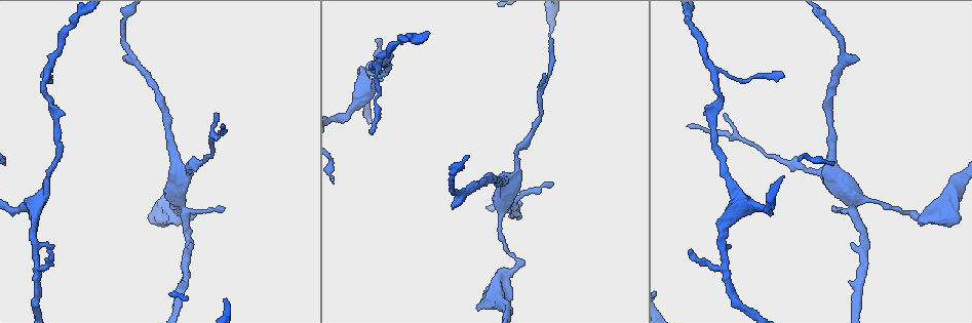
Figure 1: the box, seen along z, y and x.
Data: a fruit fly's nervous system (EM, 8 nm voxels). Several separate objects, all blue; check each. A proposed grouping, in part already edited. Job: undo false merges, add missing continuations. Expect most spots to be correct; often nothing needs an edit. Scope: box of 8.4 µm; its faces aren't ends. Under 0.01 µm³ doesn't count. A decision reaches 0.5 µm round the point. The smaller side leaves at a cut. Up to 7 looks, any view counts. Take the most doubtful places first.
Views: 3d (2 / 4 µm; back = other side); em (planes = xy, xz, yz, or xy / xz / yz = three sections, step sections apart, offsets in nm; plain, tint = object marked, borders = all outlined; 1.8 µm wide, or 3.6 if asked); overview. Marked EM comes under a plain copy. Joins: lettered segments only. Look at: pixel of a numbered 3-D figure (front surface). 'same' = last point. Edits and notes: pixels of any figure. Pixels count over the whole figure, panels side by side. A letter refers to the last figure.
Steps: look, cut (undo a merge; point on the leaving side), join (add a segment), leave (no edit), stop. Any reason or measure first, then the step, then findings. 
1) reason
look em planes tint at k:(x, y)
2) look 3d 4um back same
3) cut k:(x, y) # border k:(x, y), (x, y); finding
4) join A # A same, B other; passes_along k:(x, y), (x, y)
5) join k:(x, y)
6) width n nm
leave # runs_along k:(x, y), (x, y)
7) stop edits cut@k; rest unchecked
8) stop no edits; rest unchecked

a fork
look em xz step 4 tint at 1:(714, 71)

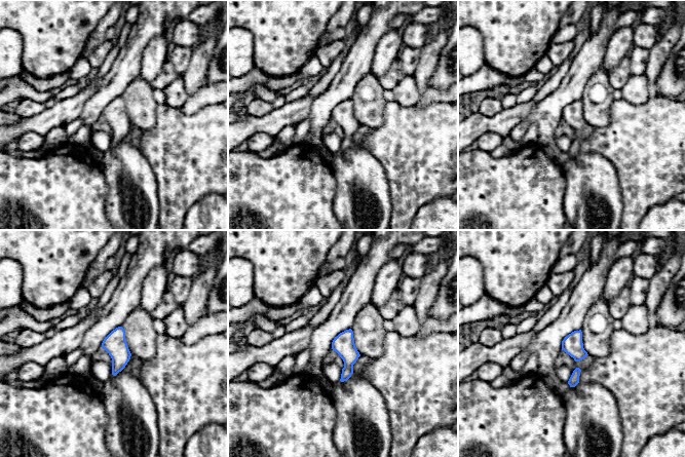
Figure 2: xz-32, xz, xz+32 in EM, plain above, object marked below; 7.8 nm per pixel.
another direction
look em planes tint same

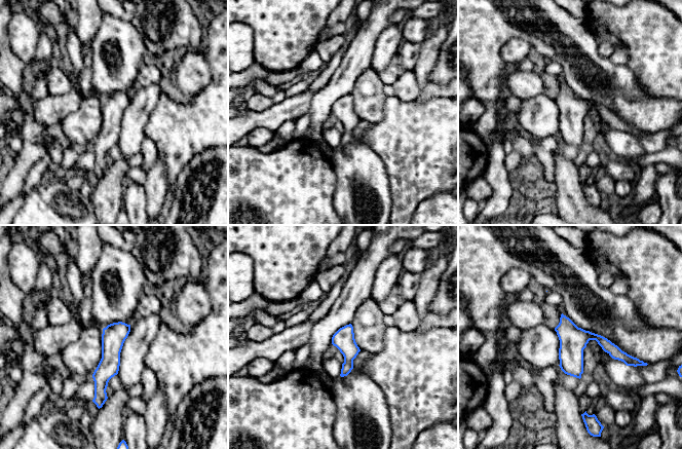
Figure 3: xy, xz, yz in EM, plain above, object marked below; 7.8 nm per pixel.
look em planes borders same

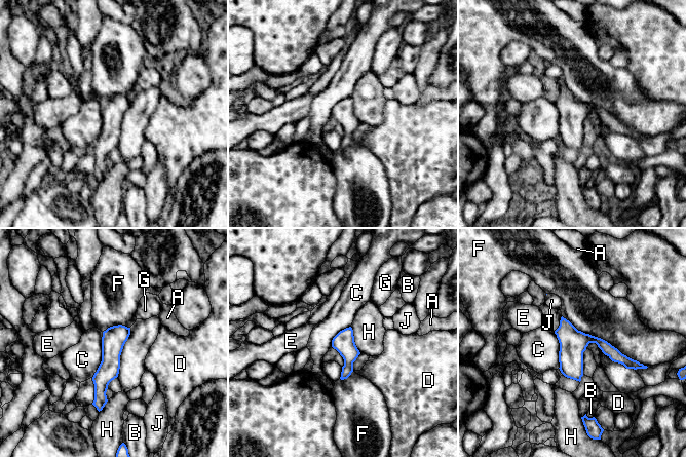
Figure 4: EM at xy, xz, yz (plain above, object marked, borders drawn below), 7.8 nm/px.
longest_contact F 750 nm
leave # A other, B other, C other, D other, E other, F other, G other, H other, J other; runs_along 4:(563, 320), (631, 365); all the same cell

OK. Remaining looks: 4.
free end
look em yz step 4 borders at 1:(478, 307)

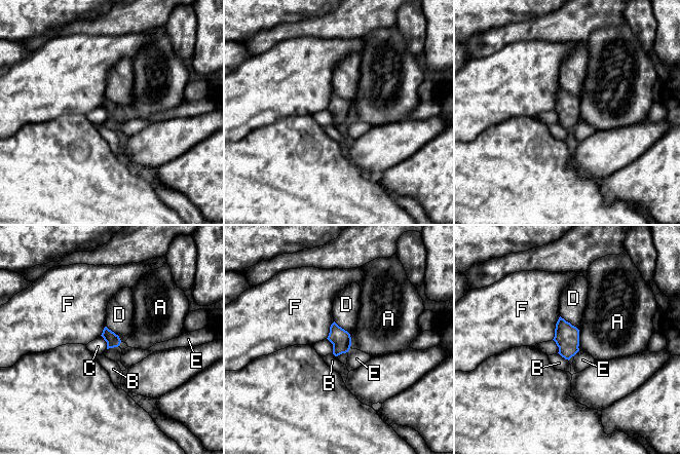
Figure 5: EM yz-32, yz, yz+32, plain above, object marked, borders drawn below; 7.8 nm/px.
another direction
look em planes borders same

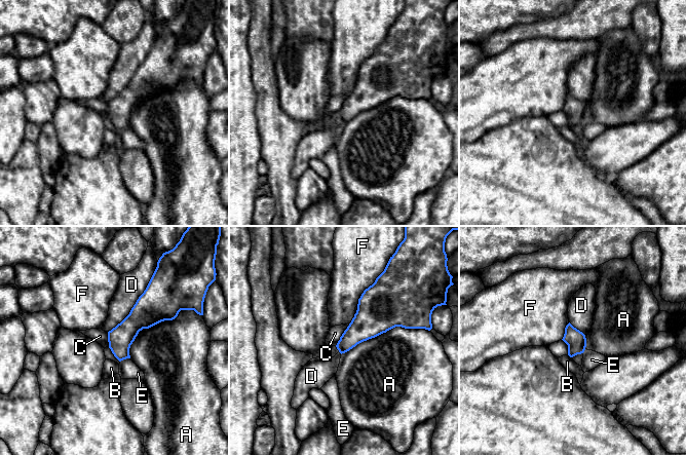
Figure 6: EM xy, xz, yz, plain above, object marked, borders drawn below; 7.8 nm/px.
leave # A other, B other, C other, D other, E other, F other; border 6:(349, 324), (335, 345); no lettered segment goes on from it

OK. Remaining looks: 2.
free end
look em xy step 4 borders at 1:(729, 247)

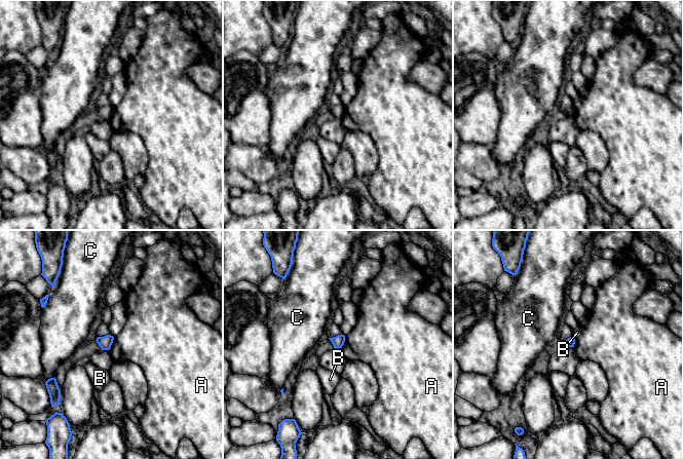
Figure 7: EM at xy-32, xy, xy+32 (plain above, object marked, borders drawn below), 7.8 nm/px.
another direction
look em planes borders same

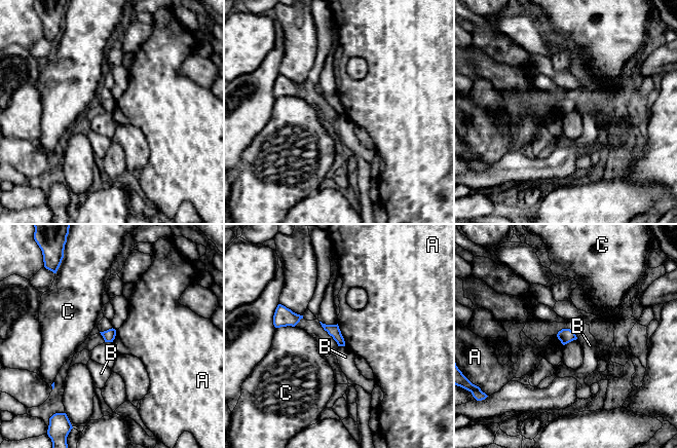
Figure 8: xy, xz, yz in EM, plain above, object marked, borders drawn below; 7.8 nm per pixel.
leave # A other, B other, C other; border 8:(337, 324), (345, 345); no lettered segment goes on from it

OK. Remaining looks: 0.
stop no edits; rest unchecked

